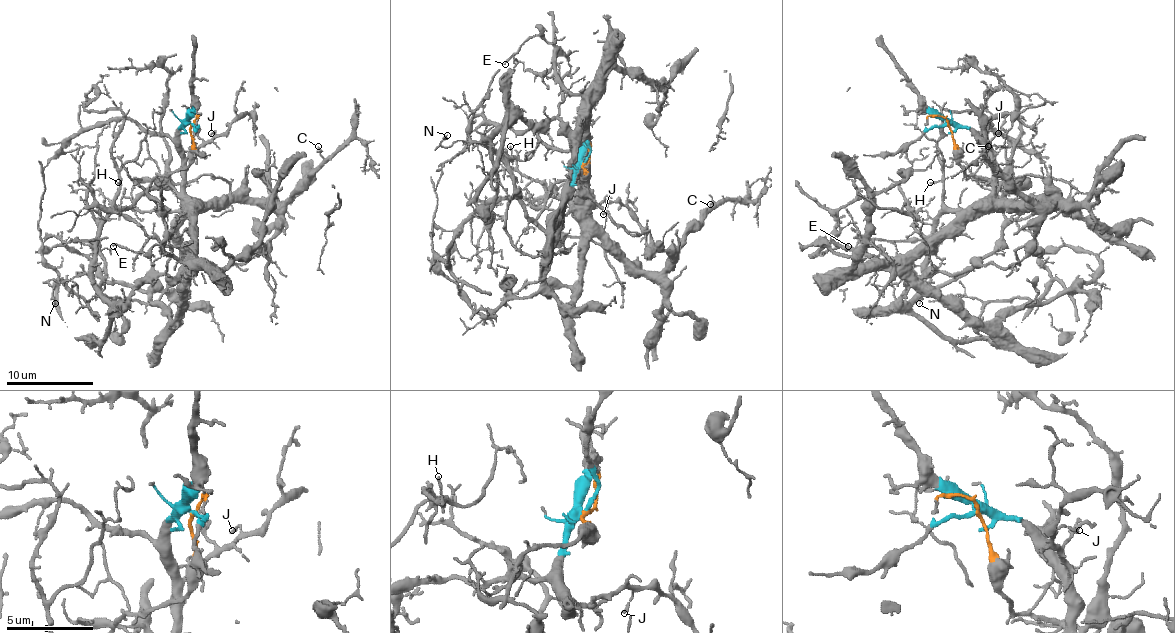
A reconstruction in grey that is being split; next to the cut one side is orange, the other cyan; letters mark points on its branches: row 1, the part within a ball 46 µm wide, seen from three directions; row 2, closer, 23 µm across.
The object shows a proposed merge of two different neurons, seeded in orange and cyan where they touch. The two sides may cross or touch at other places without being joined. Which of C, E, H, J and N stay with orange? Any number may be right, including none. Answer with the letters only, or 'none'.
H, N

